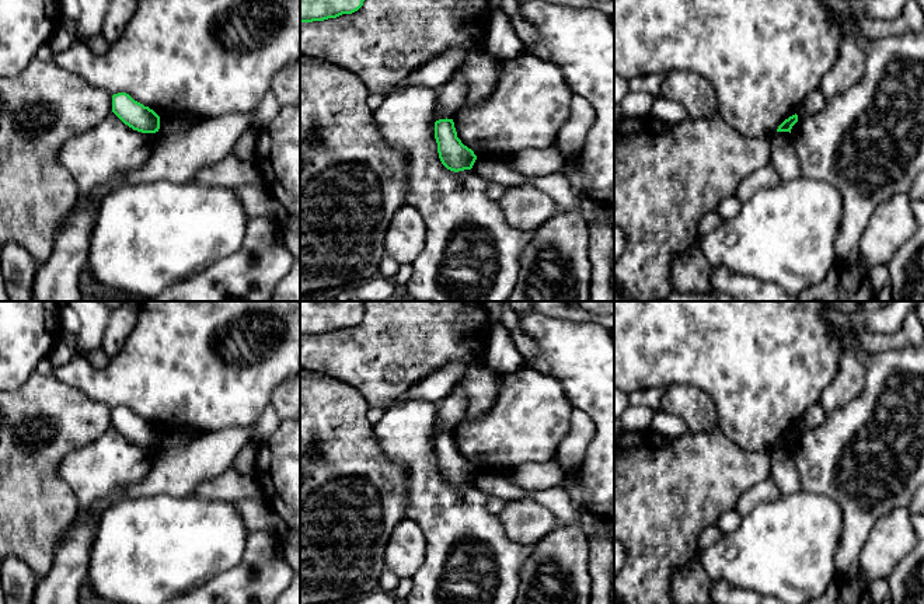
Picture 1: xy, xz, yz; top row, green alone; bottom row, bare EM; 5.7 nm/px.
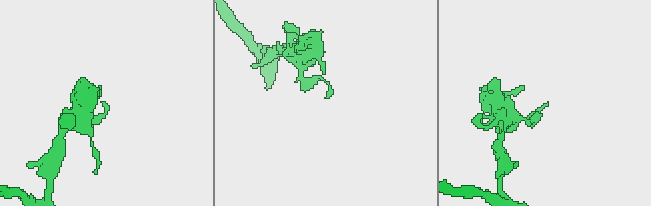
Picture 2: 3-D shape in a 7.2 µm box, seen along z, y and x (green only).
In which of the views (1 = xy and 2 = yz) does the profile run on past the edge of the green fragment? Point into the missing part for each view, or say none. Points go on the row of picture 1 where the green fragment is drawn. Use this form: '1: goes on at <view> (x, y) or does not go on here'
1: does not go on here
2: does not go on here

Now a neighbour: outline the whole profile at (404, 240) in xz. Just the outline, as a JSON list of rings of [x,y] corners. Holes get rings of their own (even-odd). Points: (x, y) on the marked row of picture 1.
[[[404,203],[393,216],[384,237],[384,255],[400,265],[412,265],[422,252],[426,224],[418,209]]]

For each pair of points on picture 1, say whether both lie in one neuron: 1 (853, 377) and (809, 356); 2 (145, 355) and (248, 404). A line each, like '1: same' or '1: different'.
1: different
2: same

